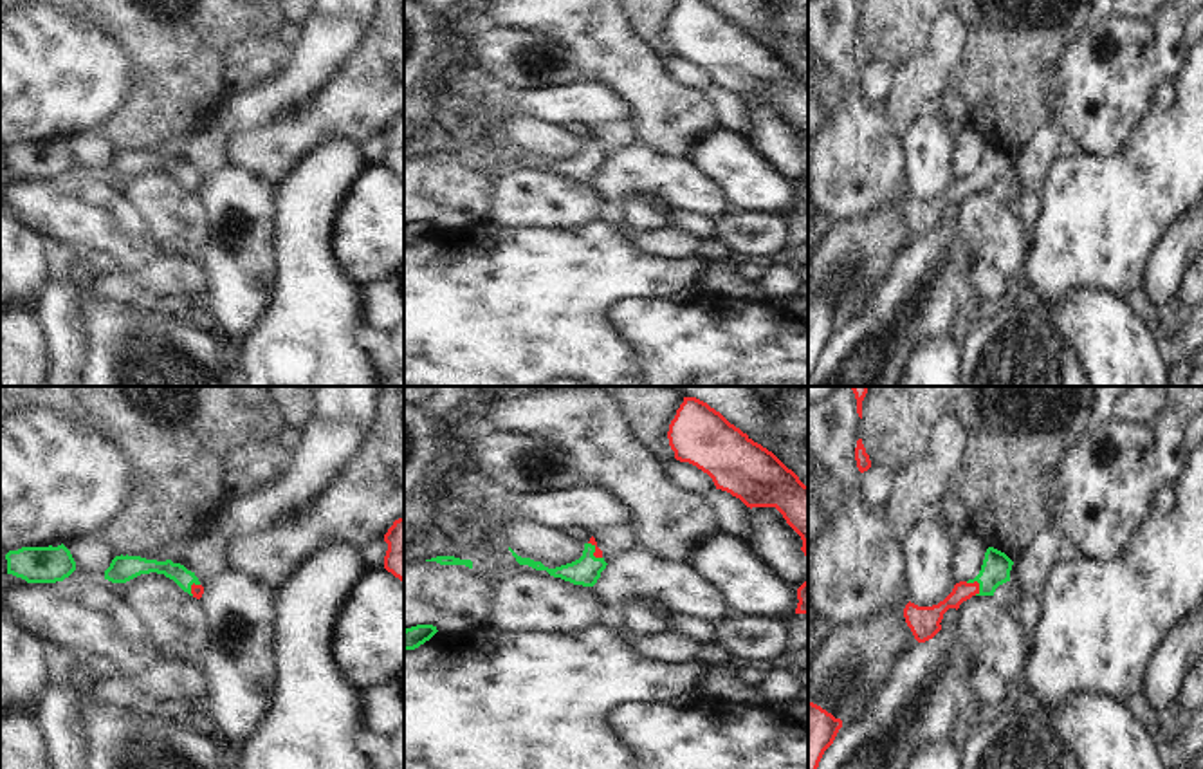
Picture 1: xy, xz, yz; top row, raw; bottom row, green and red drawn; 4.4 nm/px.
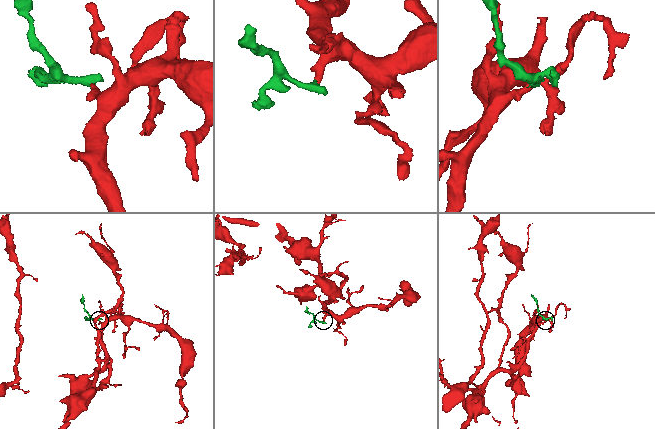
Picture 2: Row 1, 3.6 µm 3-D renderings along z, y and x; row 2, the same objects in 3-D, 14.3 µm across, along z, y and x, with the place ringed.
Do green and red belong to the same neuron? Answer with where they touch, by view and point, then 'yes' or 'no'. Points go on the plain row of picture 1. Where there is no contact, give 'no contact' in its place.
meets green in yz at (976, 176); yes

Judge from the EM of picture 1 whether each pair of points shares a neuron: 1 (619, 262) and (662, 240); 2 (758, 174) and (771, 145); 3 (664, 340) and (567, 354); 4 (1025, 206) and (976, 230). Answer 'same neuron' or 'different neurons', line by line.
1: different neurons
2: different neurons
3: different neurons
4: different neurons

